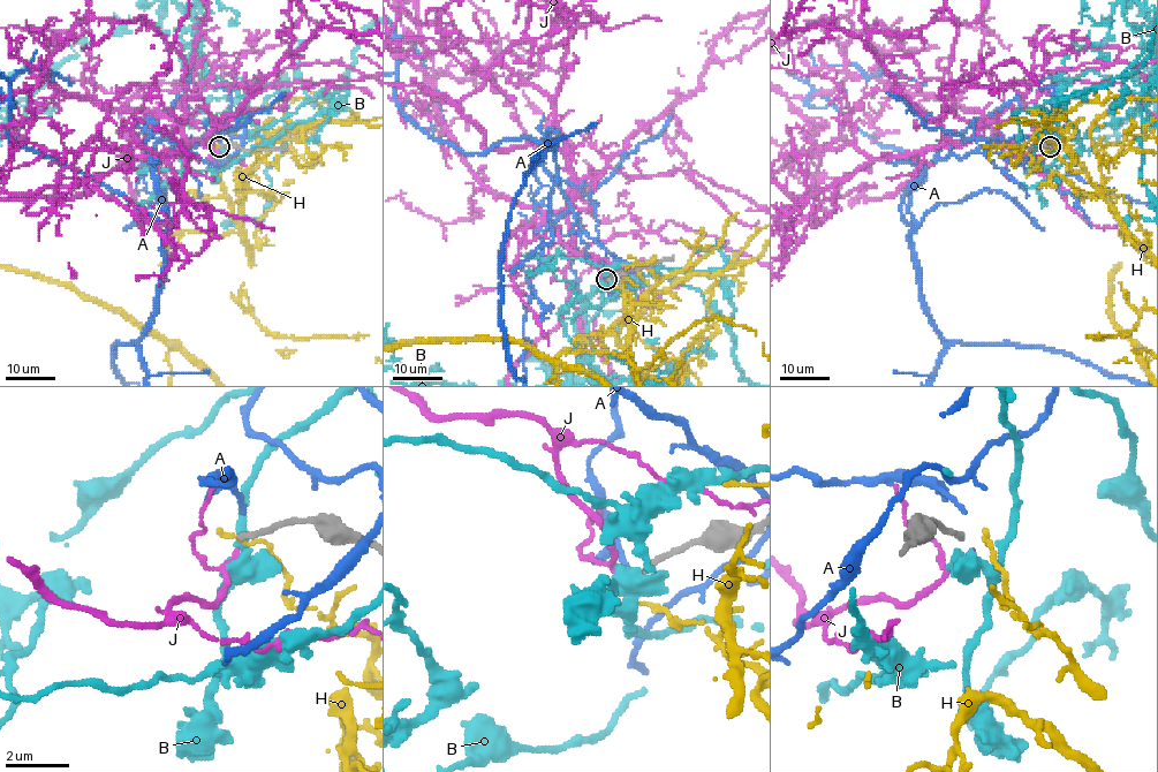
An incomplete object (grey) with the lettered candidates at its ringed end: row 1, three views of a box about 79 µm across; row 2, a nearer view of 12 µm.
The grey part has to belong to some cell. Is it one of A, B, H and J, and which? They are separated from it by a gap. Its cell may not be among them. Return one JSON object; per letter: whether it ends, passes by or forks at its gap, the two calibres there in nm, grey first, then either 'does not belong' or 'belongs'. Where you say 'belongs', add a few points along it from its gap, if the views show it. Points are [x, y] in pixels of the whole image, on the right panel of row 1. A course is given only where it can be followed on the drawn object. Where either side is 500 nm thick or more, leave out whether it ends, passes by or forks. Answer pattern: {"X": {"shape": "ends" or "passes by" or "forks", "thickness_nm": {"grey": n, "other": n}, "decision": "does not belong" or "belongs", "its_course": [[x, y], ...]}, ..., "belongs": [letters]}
{"A": {"shape": "ends", "thickness_nm": {"grey": 180, "other": 150}, "decision": "does not belong"}, "B": {"shape": "forks", "thickness_nm": {"grey": 180, "other": 400}, "decision": "does not belong"}, "H": {"shape": "ends", "thickness_nm": {"grey": 180, "other": 140}, "decision": "does not belong"}, "J": {"shape": "passes by", "thickness_nm": {"grey": 180, "other": 110}, "decision": "does not belong"}, "belongs": []}

